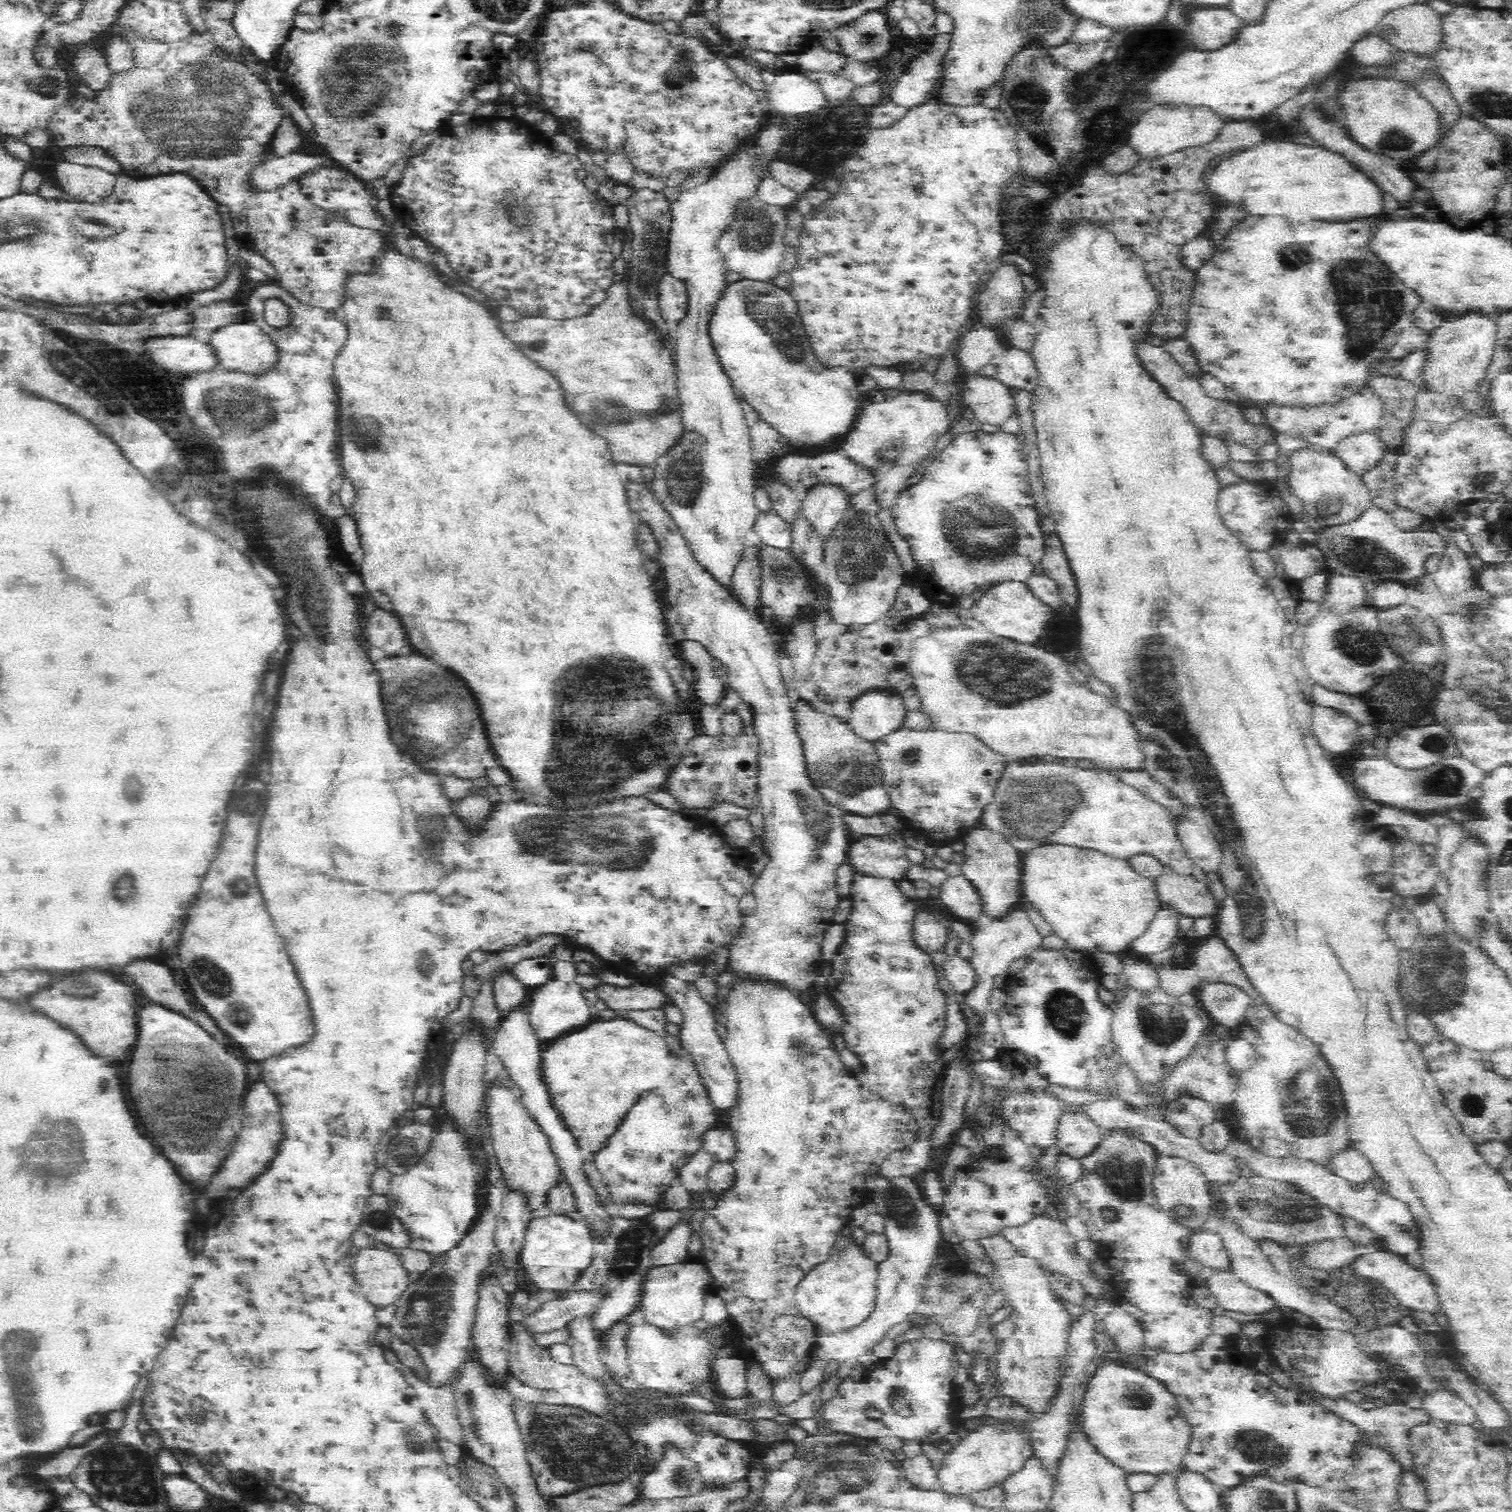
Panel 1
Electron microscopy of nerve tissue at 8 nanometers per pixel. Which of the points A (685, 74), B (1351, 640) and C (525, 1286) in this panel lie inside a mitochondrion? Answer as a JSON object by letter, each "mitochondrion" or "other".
{"A":"mitochondrion","B":"mitochondrion","C":"other"}

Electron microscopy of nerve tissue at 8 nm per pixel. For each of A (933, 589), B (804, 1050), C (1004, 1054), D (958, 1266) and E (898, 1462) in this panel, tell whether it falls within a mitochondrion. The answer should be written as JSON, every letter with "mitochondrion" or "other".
{"A":"other","B":"mitochondrion","C":"other","D":"other","E":"other"}

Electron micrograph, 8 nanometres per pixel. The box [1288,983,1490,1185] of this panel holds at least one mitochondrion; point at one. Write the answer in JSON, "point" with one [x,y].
{"point":[1468,1105]}

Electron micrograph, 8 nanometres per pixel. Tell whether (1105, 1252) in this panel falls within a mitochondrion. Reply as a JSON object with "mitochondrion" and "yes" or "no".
{"mitochondrion":"no"}

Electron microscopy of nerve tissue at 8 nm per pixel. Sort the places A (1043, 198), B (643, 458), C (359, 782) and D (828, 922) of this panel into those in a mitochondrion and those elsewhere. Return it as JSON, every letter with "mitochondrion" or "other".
{"A":"other","B":"other","C":"other","D":"other"}

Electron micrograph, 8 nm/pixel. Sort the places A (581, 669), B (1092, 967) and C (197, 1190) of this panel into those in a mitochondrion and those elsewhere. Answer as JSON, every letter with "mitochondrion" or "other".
{"A":"mitochondrion","B":"other","C":"other"}

